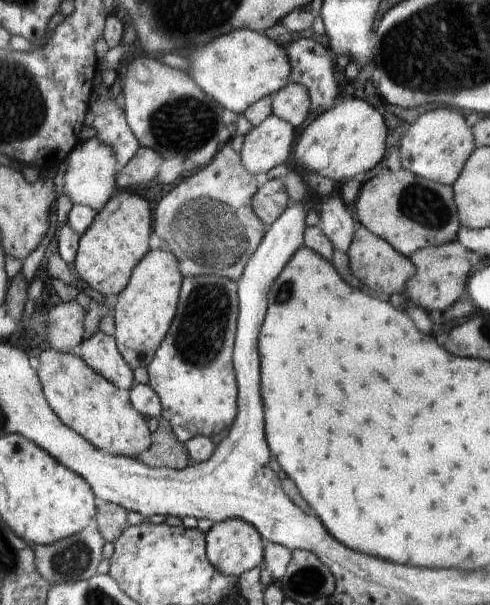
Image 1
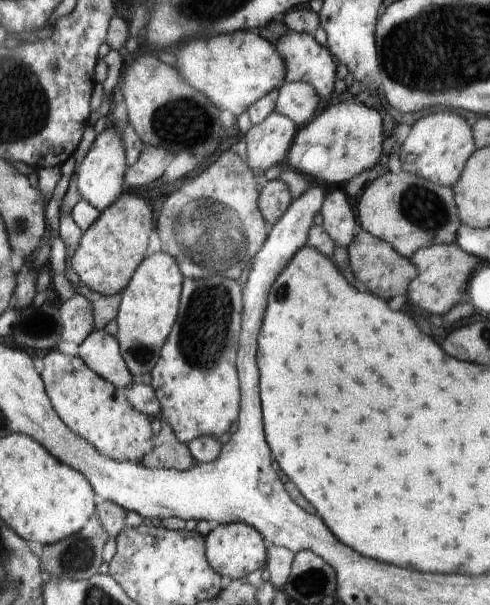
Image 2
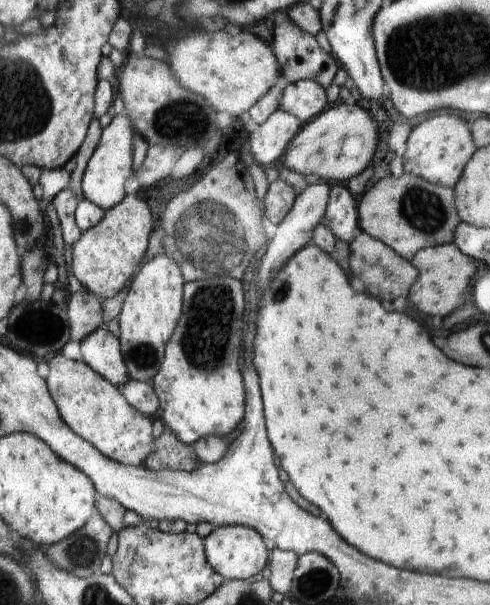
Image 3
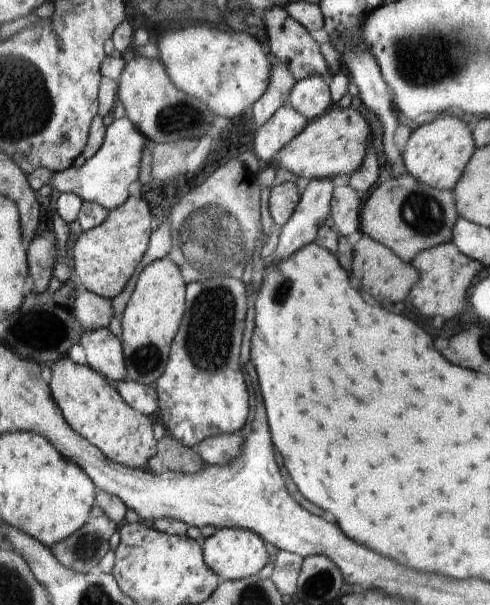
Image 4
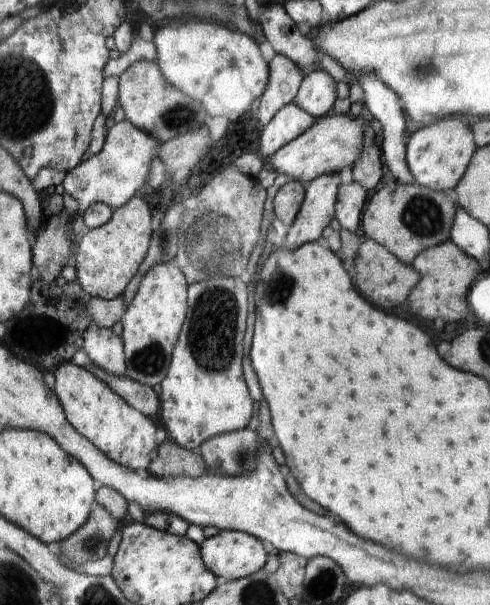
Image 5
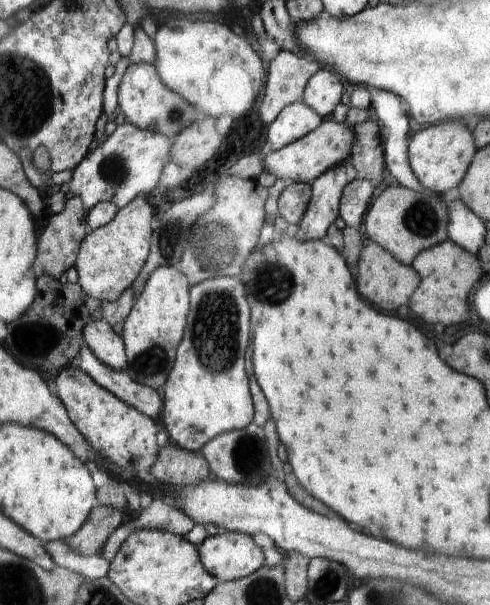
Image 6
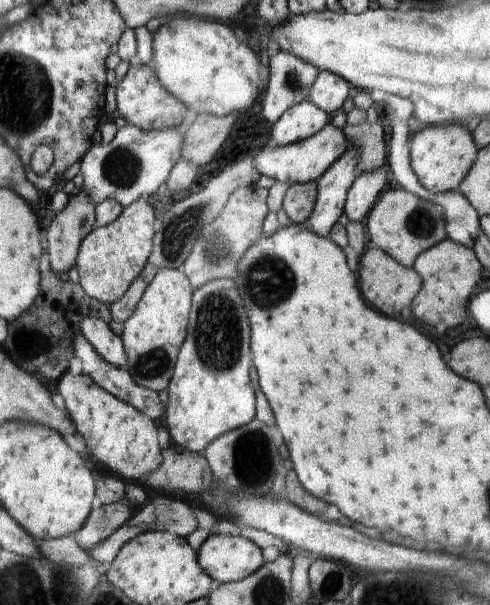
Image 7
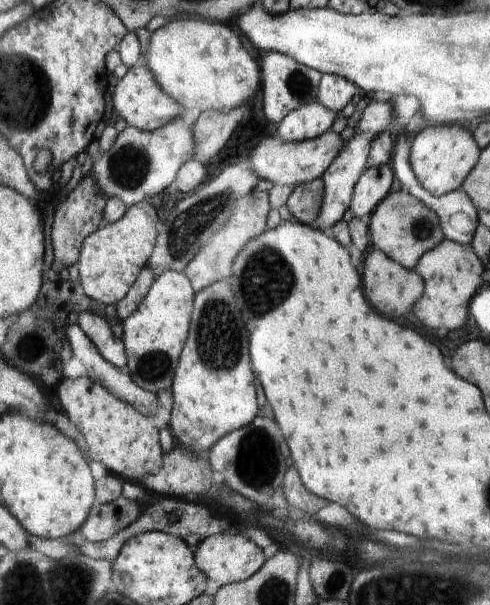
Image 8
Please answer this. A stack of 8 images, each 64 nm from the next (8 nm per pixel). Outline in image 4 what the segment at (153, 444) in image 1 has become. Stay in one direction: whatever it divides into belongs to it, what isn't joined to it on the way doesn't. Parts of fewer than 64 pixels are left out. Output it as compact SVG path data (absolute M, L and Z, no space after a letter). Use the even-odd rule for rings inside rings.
M167 432L157 442L156 454L147 462L147 469L156 474L166 471L197 473L201 472L204 465L196 448L184 446Z

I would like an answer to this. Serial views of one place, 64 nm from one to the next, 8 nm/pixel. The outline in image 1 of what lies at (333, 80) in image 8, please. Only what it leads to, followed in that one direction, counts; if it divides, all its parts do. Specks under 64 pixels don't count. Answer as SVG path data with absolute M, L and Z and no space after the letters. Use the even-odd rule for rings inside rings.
M289 83L272 98L272 114L288 122L294 129L308 118L310 97L300 84Z

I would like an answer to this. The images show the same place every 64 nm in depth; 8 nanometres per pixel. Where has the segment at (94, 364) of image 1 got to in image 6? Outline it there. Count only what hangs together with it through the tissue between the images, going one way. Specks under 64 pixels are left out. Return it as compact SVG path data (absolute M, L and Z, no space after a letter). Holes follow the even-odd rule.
M91 320L84 325L83 337L93 355L106 366L117 371L125 371L128 366L122 337L116 335L104 320Z

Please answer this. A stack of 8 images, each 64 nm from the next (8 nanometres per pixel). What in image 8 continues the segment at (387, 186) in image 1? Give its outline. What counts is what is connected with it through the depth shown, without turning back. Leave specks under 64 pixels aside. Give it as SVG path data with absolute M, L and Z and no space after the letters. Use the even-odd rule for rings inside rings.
M405 189L389 192L367 218L373 246L405 269L412 270L420 257L432 250L445 236L434 209L428 208Z

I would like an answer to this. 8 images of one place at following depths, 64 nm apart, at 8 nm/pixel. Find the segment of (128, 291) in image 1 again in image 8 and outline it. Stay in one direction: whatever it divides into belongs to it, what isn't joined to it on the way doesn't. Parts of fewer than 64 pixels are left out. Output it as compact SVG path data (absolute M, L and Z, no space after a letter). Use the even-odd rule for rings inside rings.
M163 272L155 278L138 308L122 322L129 376L145 391L156 394L171 387L179 356L188 338L195 293L183 272Z

